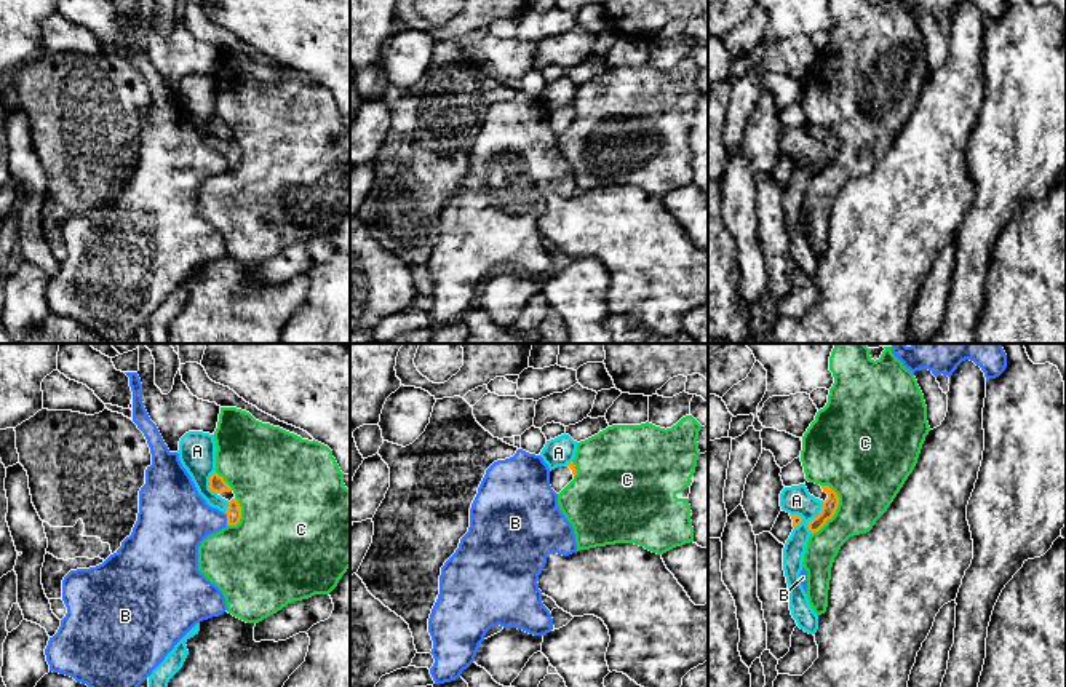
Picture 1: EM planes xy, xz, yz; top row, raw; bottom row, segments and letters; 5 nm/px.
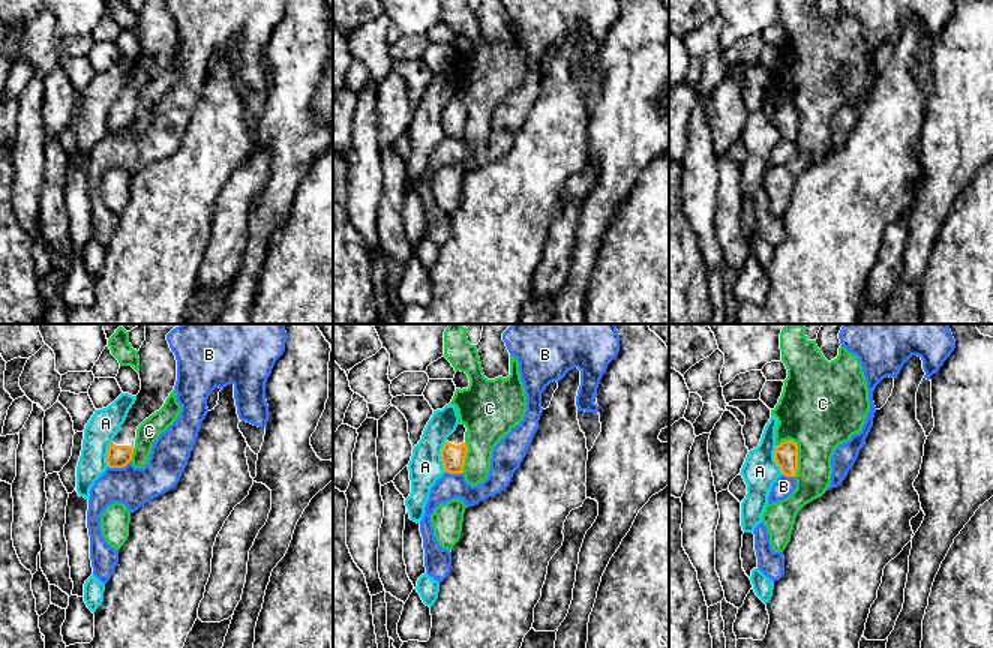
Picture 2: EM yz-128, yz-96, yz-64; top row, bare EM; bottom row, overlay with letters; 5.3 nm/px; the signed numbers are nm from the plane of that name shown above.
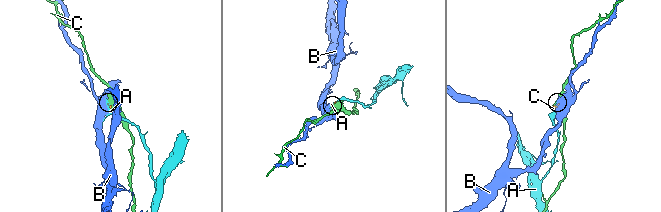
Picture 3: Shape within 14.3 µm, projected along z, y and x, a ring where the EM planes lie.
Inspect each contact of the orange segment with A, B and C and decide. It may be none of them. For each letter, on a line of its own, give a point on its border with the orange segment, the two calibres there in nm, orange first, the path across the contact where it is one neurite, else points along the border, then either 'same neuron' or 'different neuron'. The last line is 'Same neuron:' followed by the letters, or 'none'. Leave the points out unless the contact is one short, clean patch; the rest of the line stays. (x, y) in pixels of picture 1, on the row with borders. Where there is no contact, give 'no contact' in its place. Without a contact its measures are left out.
A: meets orange in yz at (814, 518); 80 nm thick on the orange side, 140 nm on the other; different neuron
B: meets orange in xy at (227, 520); 80 nm thick on the orange side, 320 nm on the other; border along xy (224, 513), (227, 524); different neuron
C: meets orange in yz at (836, 508); 80 nm thick on the orange side, 380 nm on the other; different neuron
Same neuron: none

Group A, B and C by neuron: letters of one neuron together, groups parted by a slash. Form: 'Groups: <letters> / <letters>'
Groups: A / B / C

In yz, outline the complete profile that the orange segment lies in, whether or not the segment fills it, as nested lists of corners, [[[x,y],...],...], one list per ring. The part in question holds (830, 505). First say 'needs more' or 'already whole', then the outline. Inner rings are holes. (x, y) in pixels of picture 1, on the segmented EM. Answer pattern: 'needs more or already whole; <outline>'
needs more; [[[805,481],[805,487],[810,495],[823,502],[823,508],[817,518],[809,521],[807,527],[812,534],[818,532],[828,519],[831,519],[837,510],[839,497],[829,486],[820,486],[815,482]]]

